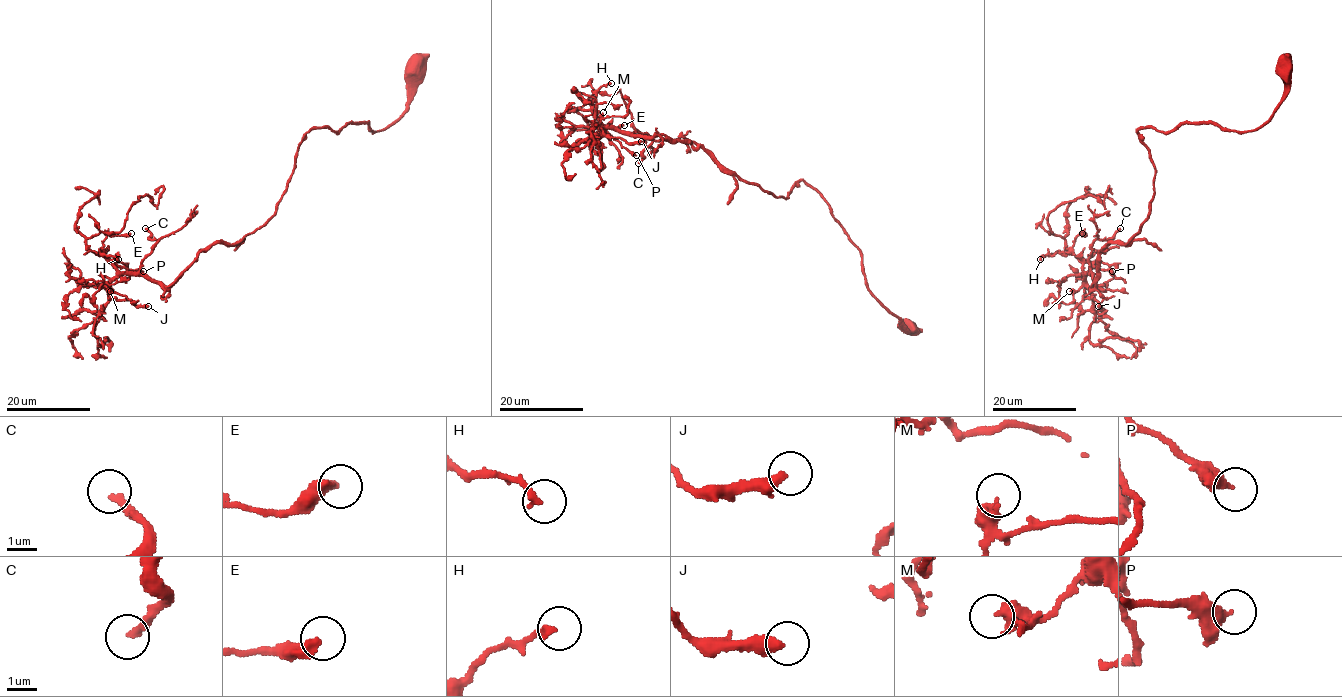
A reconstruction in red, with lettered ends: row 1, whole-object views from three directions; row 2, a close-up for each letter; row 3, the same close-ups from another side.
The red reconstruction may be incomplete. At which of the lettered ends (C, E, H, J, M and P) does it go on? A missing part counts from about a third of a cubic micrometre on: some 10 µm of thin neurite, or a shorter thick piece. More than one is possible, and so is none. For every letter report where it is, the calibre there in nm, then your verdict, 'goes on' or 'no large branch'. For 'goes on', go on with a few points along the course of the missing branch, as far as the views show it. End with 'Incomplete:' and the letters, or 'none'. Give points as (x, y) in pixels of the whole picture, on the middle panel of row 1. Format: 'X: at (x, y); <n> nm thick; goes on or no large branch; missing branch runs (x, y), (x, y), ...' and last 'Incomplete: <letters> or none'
C: at (638, 163); 280 nm thick; no large branch
E: at (624, 125); 400 nm thick; no large branch
H: at (611, 83); 200 nm thick; no large branch
J: at (641, 141); 400 nm thick; no large branch
M: at (603, 112); 480 nm thick; no large branch
P: at (636, 155); 440 nm thick; no large branch
Incomplete: none

